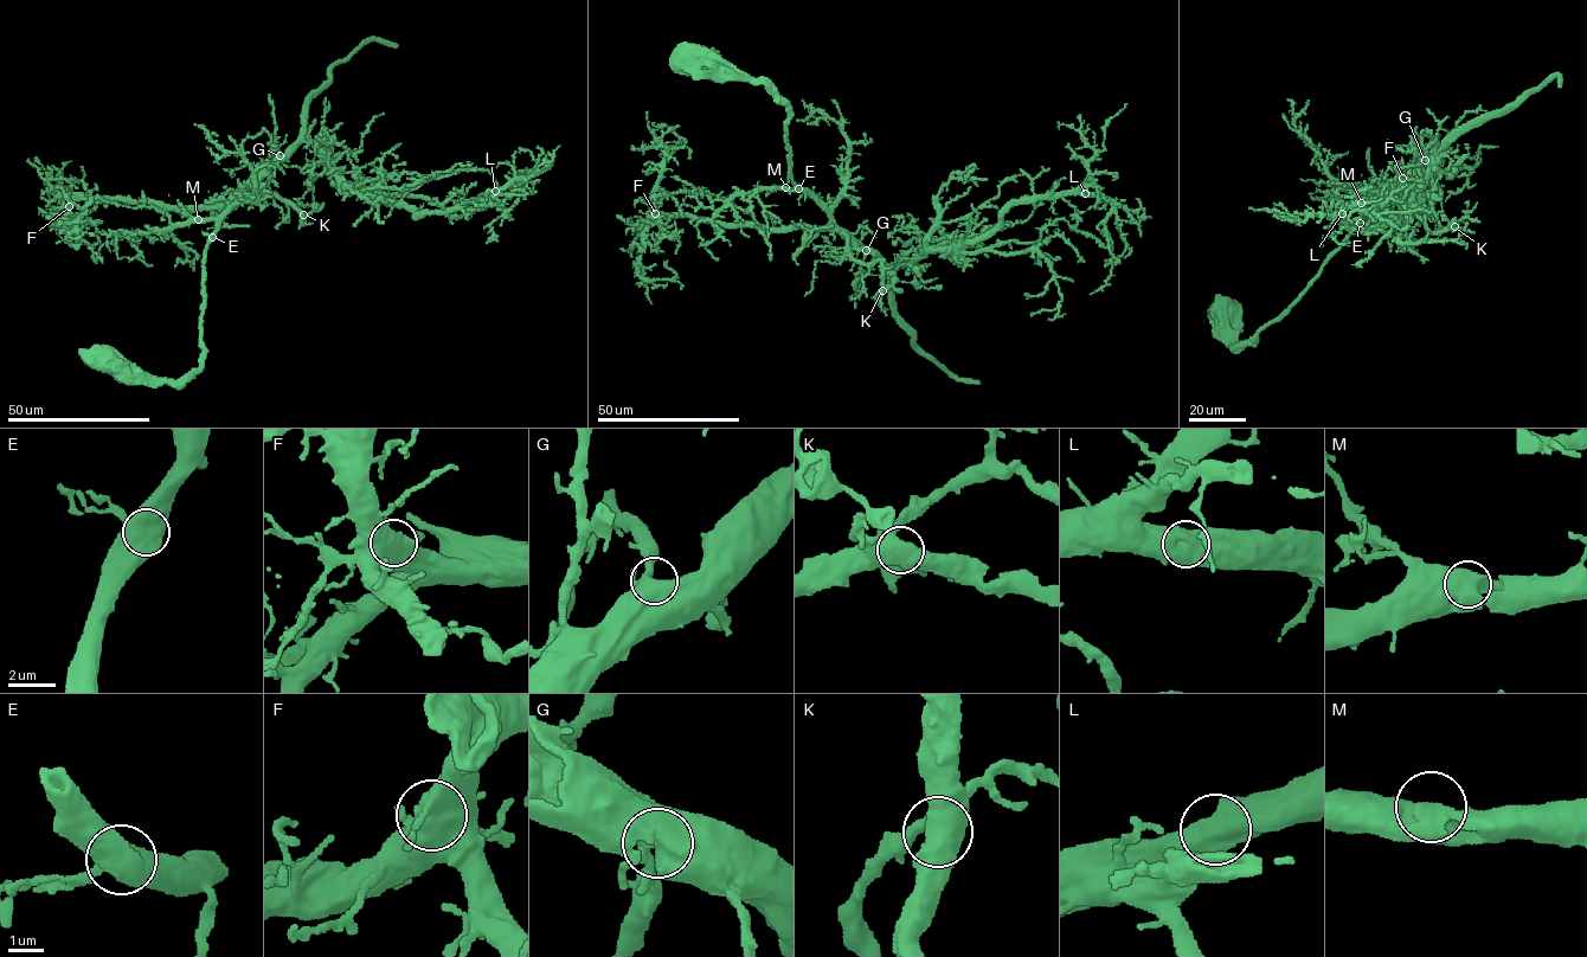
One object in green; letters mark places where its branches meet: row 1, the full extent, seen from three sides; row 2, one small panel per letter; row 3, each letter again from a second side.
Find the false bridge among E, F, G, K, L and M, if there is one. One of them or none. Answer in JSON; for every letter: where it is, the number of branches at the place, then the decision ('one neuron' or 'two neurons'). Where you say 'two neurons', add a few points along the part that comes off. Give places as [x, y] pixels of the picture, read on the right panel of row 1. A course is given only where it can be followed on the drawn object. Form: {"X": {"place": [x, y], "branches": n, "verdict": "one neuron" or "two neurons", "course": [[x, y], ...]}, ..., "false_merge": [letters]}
{"E": {"place": [1360, 223], "branches": 3, "verdict": "one neuron"}, "F": {"place": [1402, 178], "branches": 3, "verdict": "one neuron"}, "G": {"place": [1425, 160], "branches": 3, "verdict": "one neuron"}, "K": {"place": [1454, 226], "branches": 3, "verdict": "one neuron"}, "L": {"place": [1342, 213], "branches": 2, "verdict": "one neuron"}, "M": {"place": [1361, 203], "branches": 3, "verdict": "one neuron"}, "false_merge": []}

